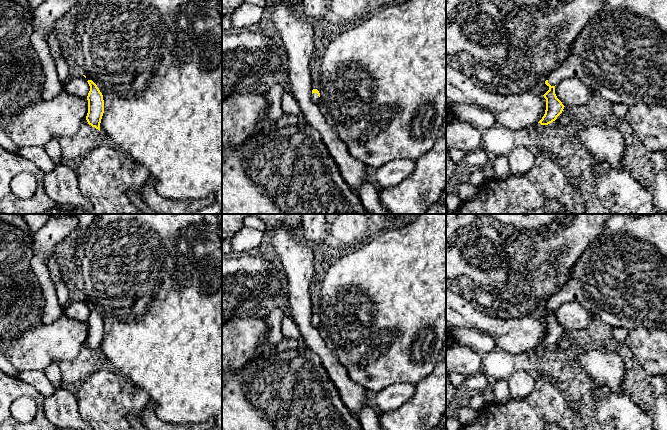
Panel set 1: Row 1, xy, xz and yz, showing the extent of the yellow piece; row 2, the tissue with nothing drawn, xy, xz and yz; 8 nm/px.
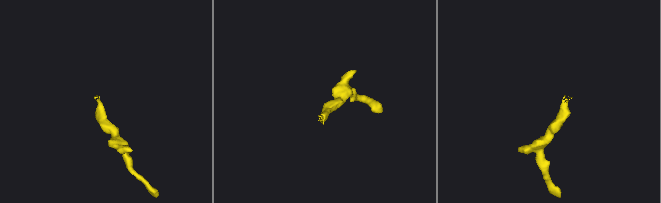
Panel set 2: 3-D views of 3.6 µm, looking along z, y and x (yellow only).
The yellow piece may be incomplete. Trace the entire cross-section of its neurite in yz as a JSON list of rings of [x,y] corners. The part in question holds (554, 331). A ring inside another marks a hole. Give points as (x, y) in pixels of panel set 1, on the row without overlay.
[[[614,214],[607,220],[602,234],[596,240],[591,242],[583,254],[579,256],[576,264],[574,265],[569,281],[545,305],[549,314],[543,319],[546,323],[546,334],[544,340],[538,346],[541,349],[548,349],[555,345],[565,331],[555,318],[555,310],[564,302],[579,303],[593,316],[597,316],[612,328],[624,328],[626,330],[658,328],[667,332],[667,214],[650,214],[637,217],[632,217],[629,214]]]

